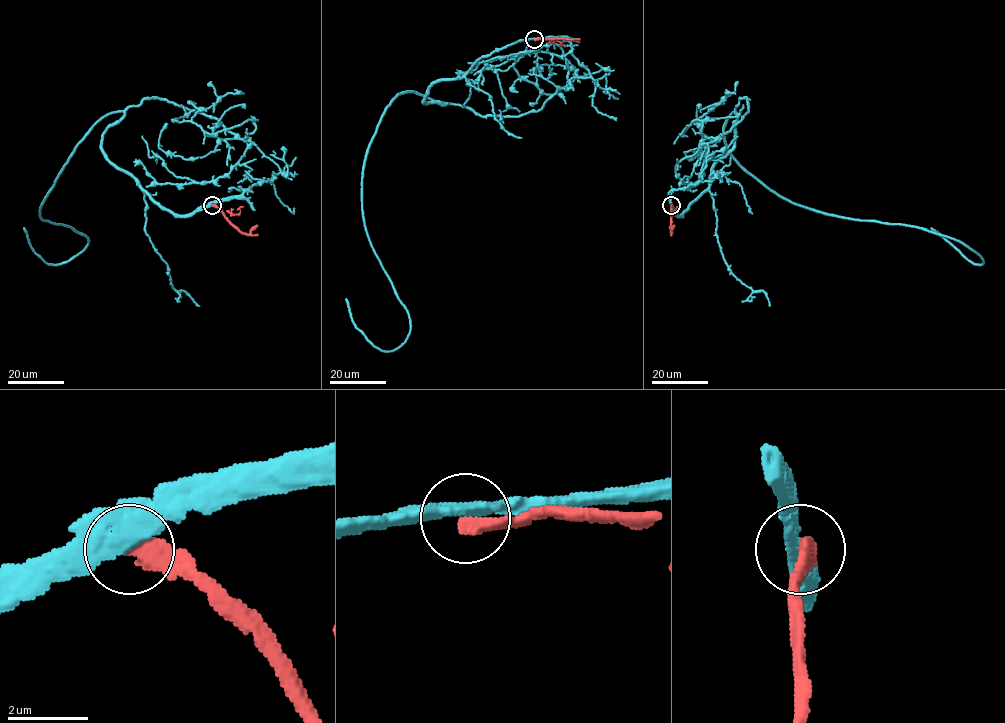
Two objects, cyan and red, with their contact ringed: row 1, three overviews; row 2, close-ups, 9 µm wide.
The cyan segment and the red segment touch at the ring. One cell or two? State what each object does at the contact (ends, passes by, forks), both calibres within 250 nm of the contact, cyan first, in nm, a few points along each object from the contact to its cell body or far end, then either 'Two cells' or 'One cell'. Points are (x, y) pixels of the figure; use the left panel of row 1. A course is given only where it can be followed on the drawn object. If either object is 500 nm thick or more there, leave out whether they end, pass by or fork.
Thickness 440 nm (cyan) against 500 nm. Course of cyan: (212, 205), (174, 215), (115, 167), (101, 148), (115, 111), (40, 209), (85, 248), (48, 265), (23, 228). Course of red: (212, 205), (240, 232), (249, 234), (257, 225). Two cells

